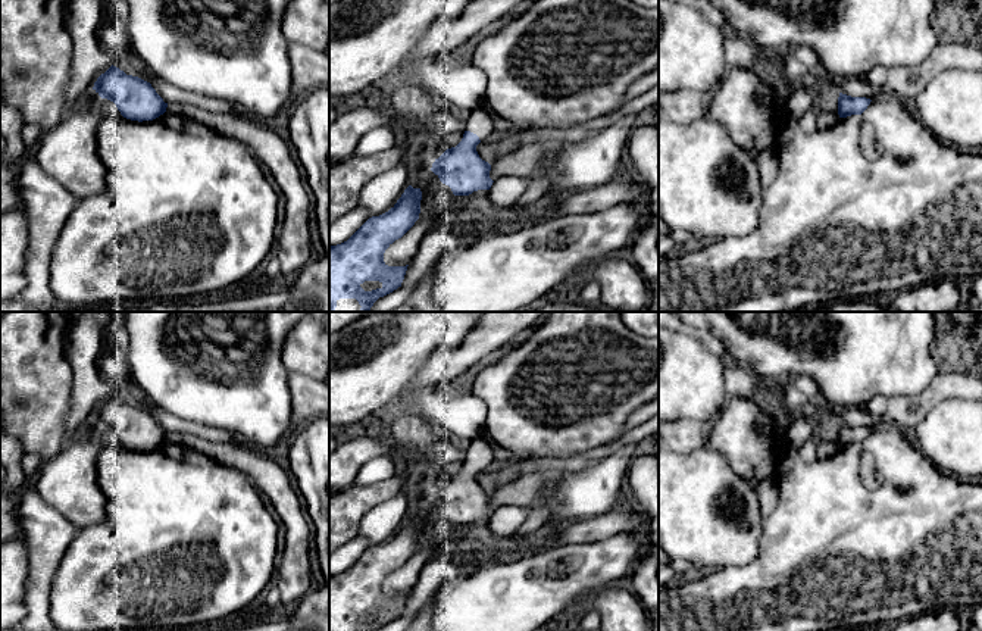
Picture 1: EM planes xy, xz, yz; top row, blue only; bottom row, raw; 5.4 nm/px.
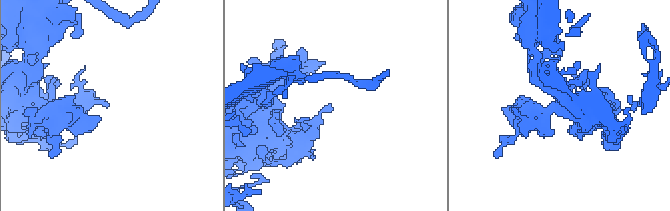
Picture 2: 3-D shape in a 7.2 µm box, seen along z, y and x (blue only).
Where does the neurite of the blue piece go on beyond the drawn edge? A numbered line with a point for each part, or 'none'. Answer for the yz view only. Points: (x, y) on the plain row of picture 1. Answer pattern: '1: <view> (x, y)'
none

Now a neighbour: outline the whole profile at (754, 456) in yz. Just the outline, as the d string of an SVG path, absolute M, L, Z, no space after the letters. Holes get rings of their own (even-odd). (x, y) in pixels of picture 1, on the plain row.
M736 397L726 400L707 437L706 447L720 453L736 475L759 488L761 481L778 478L781 459L789 449L789 444L785 429L756 400Z

